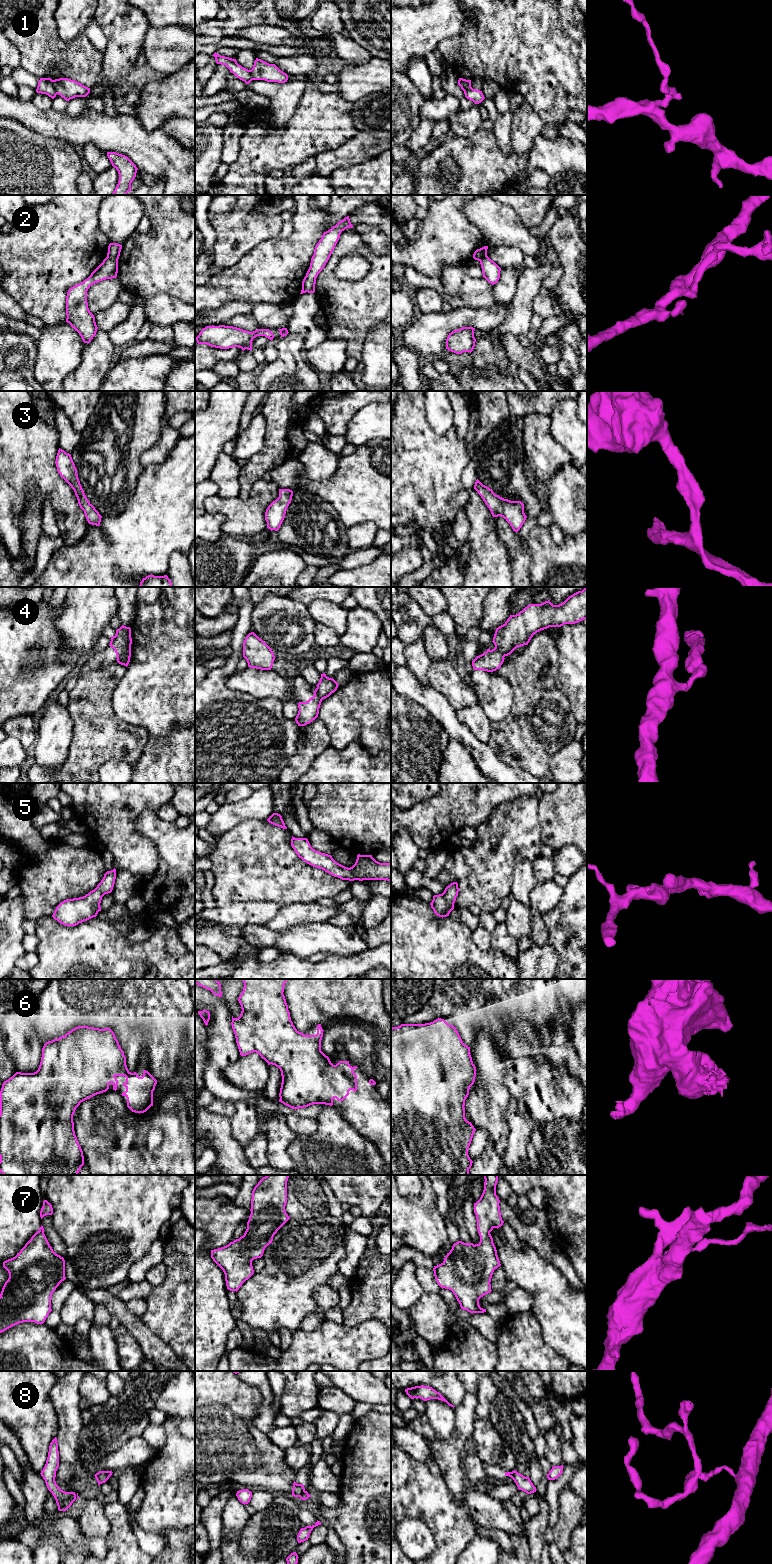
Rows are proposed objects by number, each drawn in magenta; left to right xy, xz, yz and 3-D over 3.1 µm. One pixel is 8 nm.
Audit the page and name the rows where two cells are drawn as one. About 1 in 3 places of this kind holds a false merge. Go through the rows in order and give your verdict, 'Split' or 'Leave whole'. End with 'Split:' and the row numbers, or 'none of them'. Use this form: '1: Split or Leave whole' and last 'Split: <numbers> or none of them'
1: Split
2: Split
3: Leave whole
4: Split
5: Leave whole
6: Leave whole
7: Leave whole
8: Split
Split: 1, 2, 4, 8

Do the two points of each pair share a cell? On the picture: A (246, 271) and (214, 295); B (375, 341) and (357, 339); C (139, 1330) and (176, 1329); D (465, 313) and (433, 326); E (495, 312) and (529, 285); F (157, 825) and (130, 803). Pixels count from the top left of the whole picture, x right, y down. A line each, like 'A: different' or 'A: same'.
A: same
B: different
C: different
D: same
E: different
F: different

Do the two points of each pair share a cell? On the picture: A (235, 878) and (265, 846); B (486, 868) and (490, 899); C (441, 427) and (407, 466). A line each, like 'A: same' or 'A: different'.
A: same
B: same
C: different

